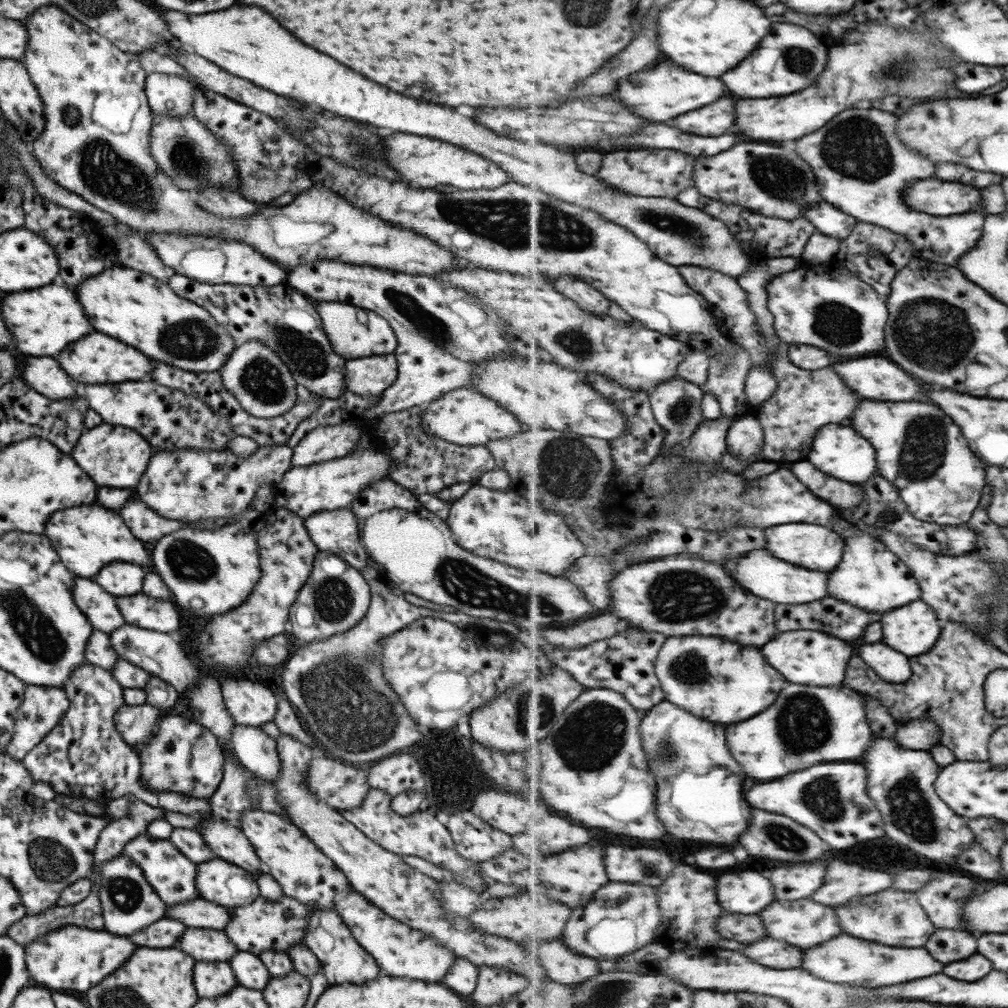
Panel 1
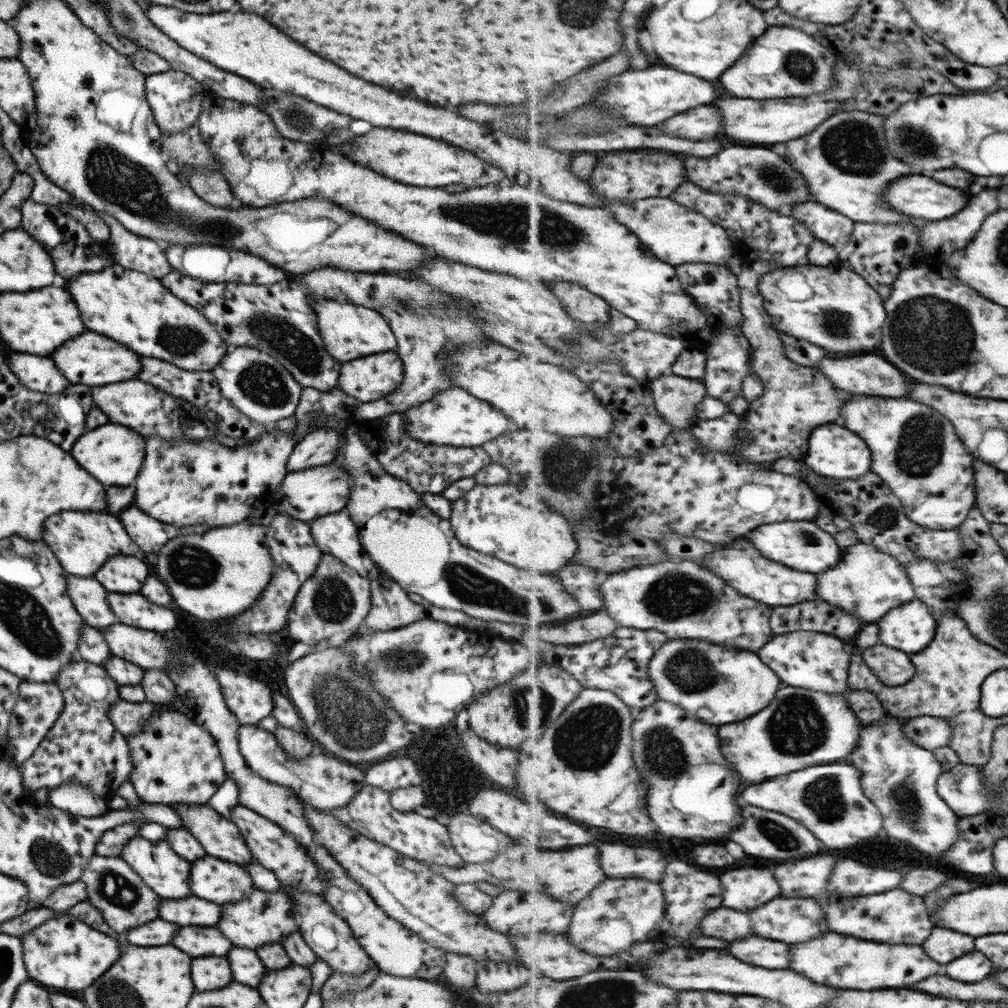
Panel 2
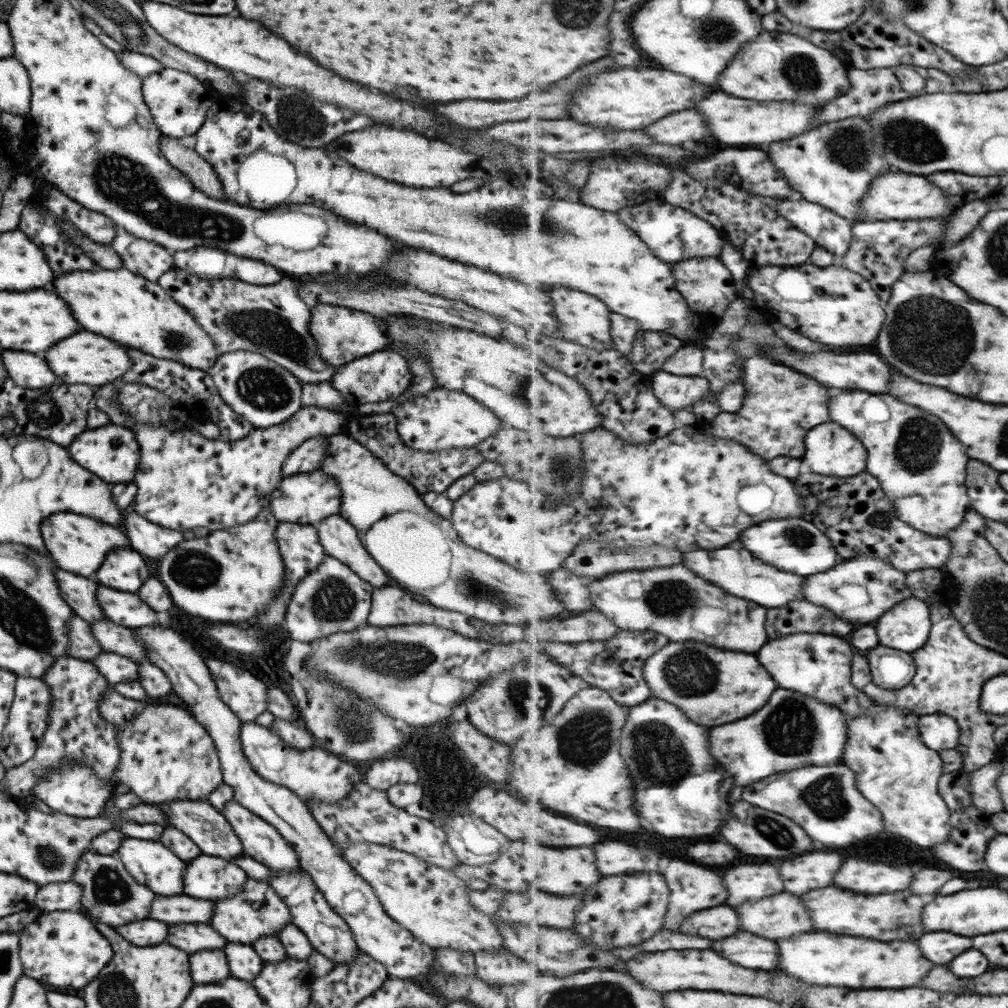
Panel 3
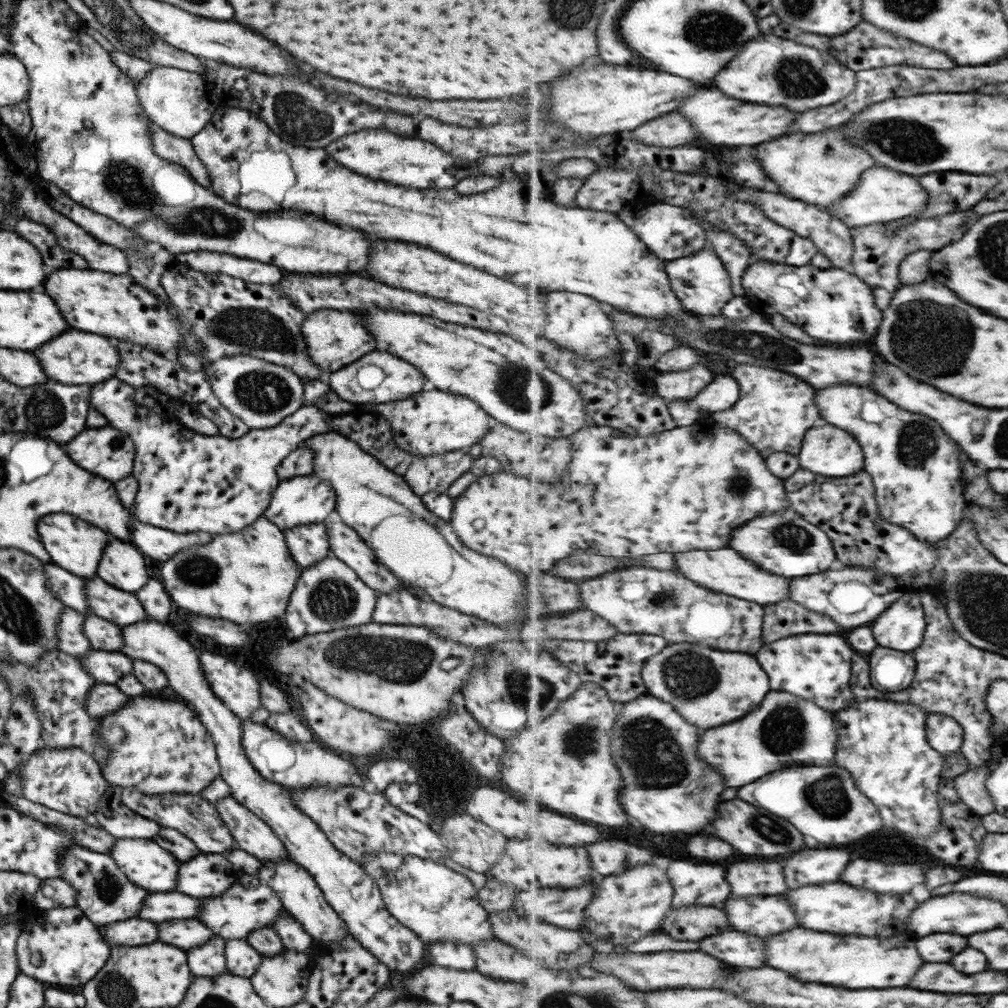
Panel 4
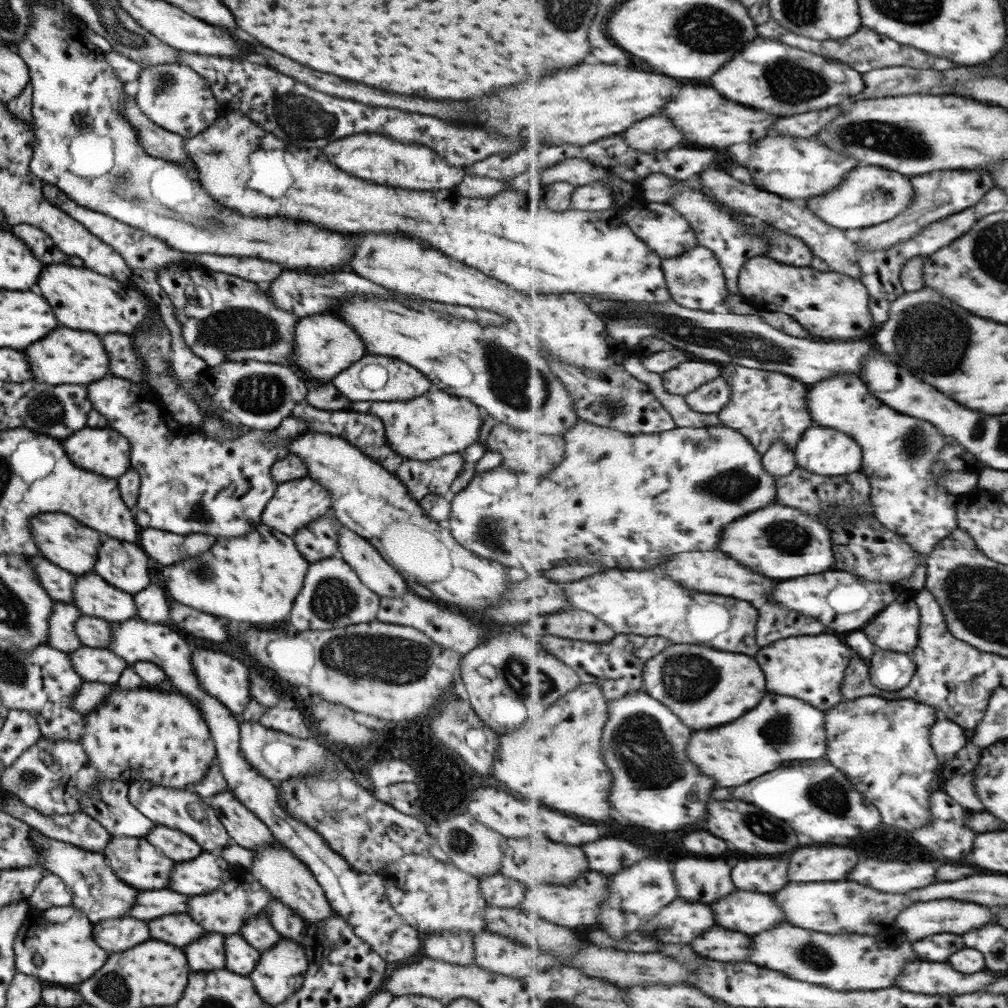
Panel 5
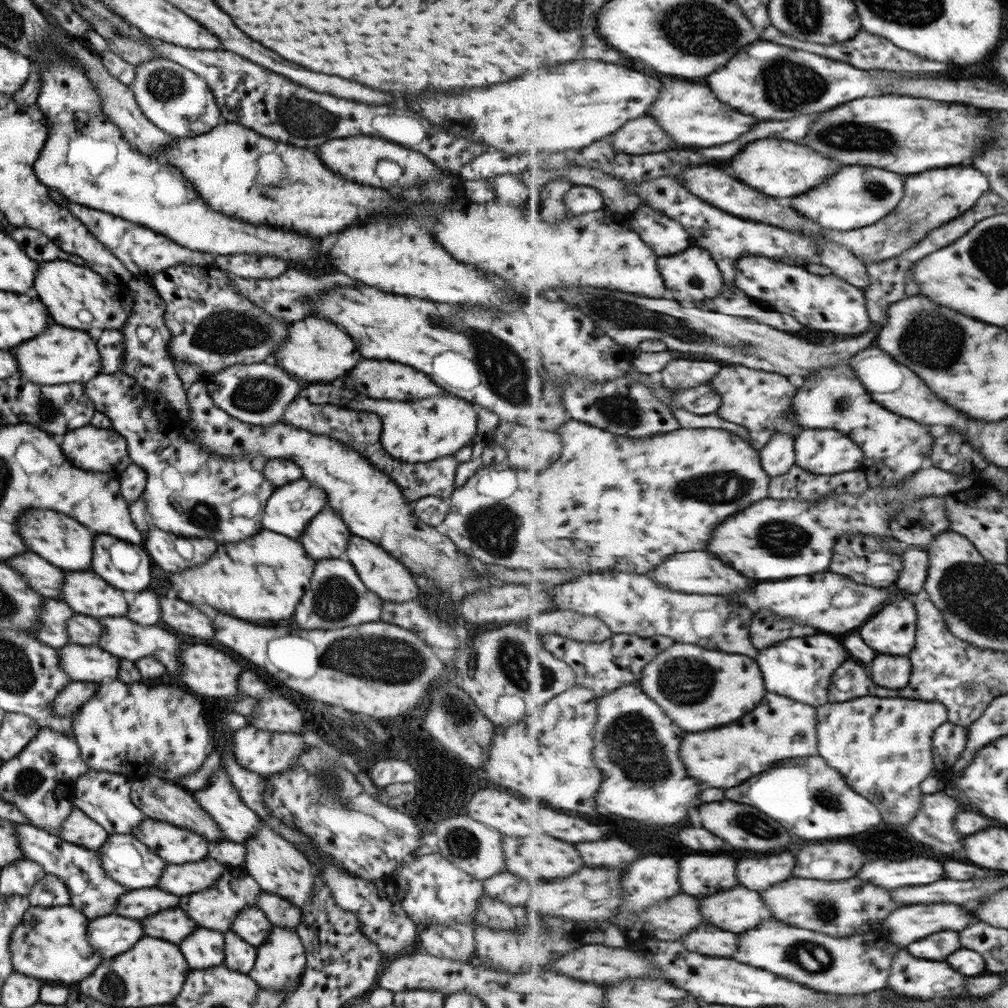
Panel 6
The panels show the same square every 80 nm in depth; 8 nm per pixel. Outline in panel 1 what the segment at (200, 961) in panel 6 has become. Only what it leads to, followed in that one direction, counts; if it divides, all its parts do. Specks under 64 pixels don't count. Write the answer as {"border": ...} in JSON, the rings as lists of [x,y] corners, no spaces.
{"border":[[[195,962],[193,986],[199,998],[223,996],[237,985],[227,962]]]}

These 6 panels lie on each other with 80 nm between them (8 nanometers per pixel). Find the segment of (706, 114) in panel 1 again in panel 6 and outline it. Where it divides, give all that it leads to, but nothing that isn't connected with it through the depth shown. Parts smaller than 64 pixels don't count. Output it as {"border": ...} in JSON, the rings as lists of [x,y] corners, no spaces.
{"border":[[[649,116],[629,120],[621,132],[611,136],[613,146],[625,154],[651,154],[663,152],[671,148],[675,142],[667,136],[667,132]]]}

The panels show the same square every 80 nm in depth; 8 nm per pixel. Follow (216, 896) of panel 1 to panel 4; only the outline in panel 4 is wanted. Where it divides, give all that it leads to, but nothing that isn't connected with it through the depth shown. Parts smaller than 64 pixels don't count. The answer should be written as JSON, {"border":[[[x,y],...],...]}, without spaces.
{"border":[[[200,852],[199,856],[179,866],[175,890],[193,898],[219,896],[238,879],[243,879],[242,873],[225,855]]]}

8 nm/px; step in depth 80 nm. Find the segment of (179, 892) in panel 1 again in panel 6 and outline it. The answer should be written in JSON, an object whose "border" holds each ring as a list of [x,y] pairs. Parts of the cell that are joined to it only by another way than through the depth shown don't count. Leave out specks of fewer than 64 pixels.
{"border":[[[107,835],[107,840],[96,848],[96,855],[99,857],[99,862],[104,873],[115,882],[121,884],[125,888],[151,888],[157,886],[159,874],[165,866],[165,862],[151,854],[140,840],[137,840],[133,835]]]}

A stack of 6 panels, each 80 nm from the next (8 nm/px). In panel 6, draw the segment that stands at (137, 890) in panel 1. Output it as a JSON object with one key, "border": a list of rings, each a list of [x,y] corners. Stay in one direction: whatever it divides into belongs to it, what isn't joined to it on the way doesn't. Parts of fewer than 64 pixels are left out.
{"border":[[[14,823],[15,836],[19,850],[25,859],[41,865],[43,874],[55,875],[67,887],[70,905],[87,918],[111,914],[117,902],[117,896],[125,892],[125,887],[111,880],[101,868],[96,851],[90,851],[81,845],[71,844],[57,835],[49,834],[29,824]]]}

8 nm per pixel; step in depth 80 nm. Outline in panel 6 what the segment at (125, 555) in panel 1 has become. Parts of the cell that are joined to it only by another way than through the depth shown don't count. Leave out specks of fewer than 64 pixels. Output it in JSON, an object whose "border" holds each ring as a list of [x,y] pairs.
{"border":[[[24,510],[16,518],[16,527],[23,544],[49,564],[63,571],[89,571],[94,532],[76,520],[52,510]]]}

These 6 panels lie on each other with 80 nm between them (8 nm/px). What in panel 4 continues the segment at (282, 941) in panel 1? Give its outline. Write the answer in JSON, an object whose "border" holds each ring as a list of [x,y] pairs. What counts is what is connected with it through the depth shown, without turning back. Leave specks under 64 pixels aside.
{"border":[[[243,874],[243,879],[233,882],[223,894],[215,898],[203,898],[197,920],[223,940],[246,940],[245,936],[255,929],[272,928],[275,919],[282,912],[282,904],[268,886],[261,883],[254,874]]]}

